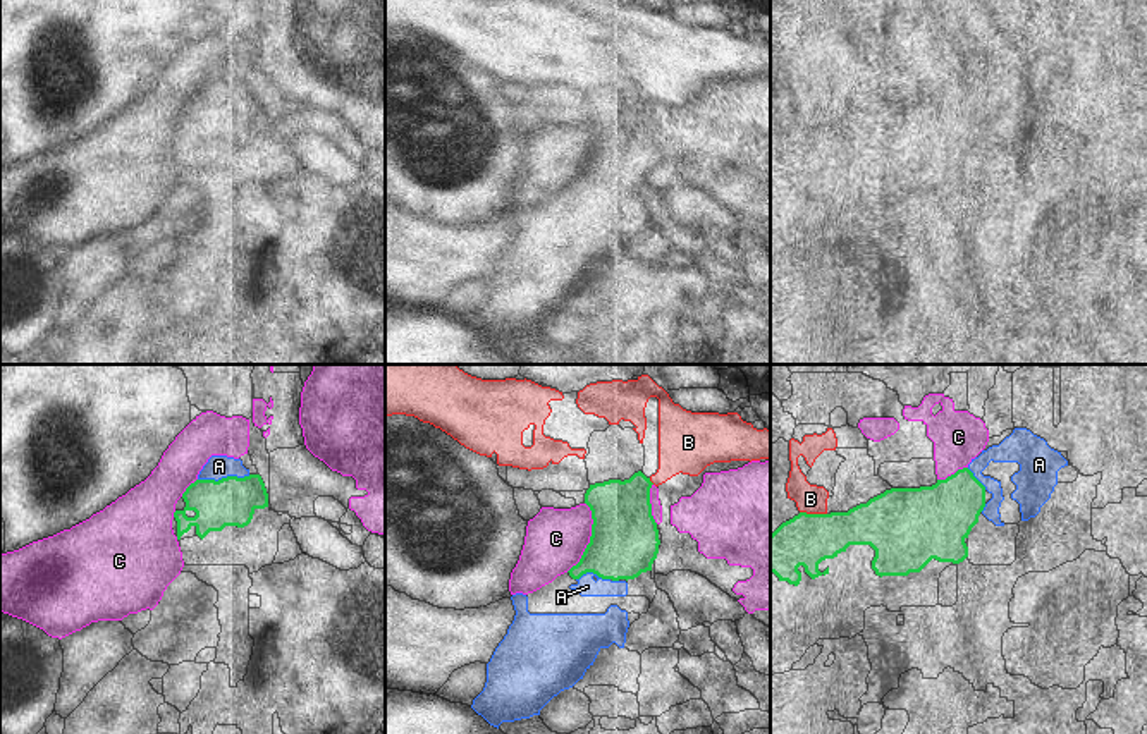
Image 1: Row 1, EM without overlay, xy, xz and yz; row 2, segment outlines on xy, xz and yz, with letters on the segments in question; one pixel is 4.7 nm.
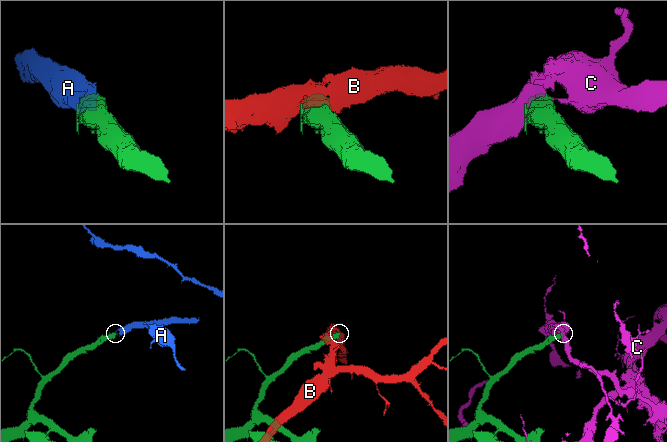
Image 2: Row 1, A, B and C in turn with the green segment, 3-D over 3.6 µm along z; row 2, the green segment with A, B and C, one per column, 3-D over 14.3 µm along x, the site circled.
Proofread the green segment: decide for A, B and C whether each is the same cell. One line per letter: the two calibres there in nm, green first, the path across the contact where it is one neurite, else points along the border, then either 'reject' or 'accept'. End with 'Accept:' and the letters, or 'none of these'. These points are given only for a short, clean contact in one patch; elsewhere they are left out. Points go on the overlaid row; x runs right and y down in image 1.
A: calibres 220 and 110 nm; way xy (231, 501), (224, 494), (224, 478), (219, 466); accept
B: calibres 240 and 140 nm; reject
C: calibres 320 and 280 nm; reject
Accept: A

